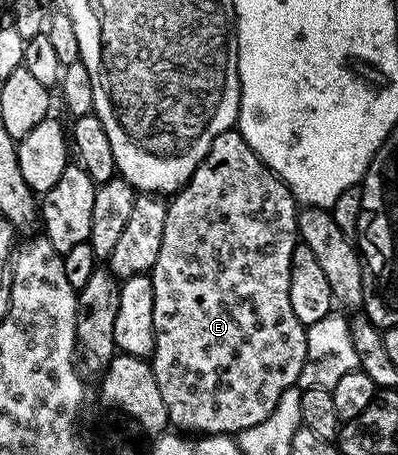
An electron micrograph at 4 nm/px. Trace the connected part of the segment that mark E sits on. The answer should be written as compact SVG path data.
M235 128L221 132L221 136L213 140L205 160L201 160L191 179L167 202L165 232L161 232L161 252L157 252L157 260L149 272L153 284L153 336L155 337L155 347L151 349L149 361L157 380L157 388L161 388L161 400L165 400L167 421L172 427L183 432L194 432L199 436L209 434L238 436L243 430L260 424L270 416L277 408L281 394L290 386L296 385L298 377L301 376L302 365L305 364L307 350L306 329L301 324L301 320L297 320L297 315L293 312L293 304L289 304L289 272L293 260L293 248L297 244L296 213L297 203L291 190L256 156L253 148L249 148L247 141Z

